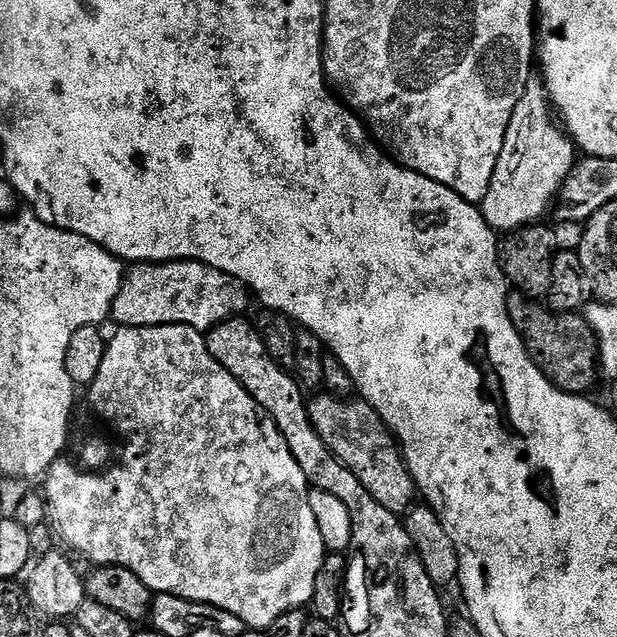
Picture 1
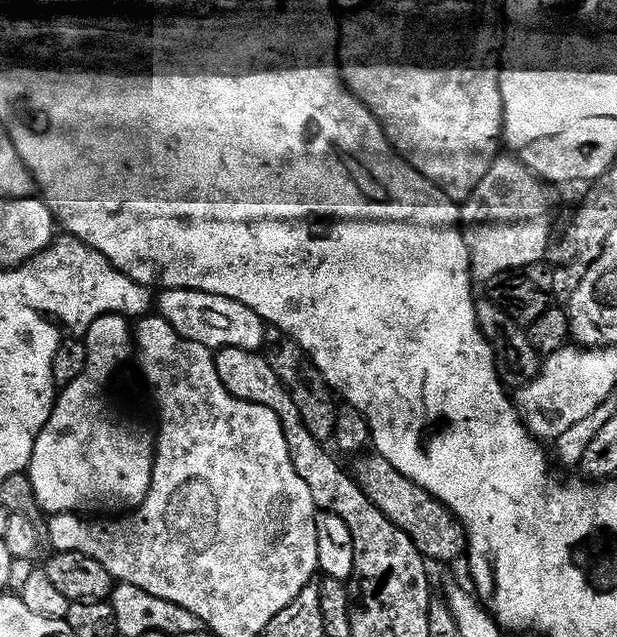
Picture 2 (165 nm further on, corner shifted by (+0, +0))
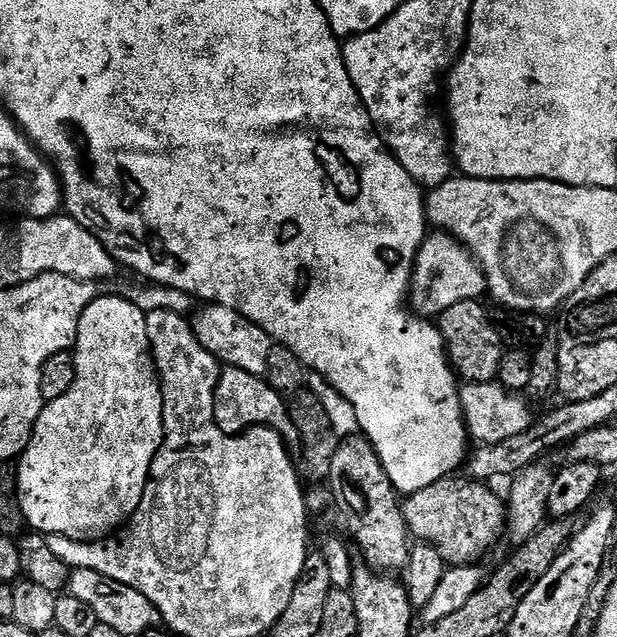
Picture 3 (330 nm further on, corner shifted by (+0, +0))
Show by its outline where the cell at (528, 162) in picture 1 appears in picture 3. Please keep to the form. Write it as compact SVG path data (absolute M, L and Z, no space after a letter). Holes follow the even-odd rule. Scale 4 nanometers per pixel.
M443 230L435 231L420 245L420 253L412 266L410 300L416 303L415 311L424 318L438 318L458 302L480 300L486 292L484 272L475 256L456 239Z

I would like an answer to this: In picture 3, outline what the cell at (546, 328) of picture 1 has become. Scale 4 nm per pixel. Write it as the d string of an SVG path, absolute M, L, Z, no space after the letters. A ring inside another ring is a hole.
M480 300L458 302L458 306L450 306L450 310L438 317L438 327L444 335L444 346L457 377L461 381L474 384L487 384L499 377L500 363L506 351L502 332L500 336L482 305Z

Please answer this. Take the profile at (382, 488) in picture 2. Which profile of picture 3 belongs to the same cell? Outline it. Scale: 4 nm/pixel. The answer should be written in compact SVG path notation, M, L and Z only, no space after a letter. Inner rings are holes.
M455 475L441 478L425 488L415 489L402 500L404 517L409 533L417 541L429 544L441 555L448 566L475 565L496 544L496 539L506 532L506 504L496 492L491 492L487 483L471 478L456 480Z

